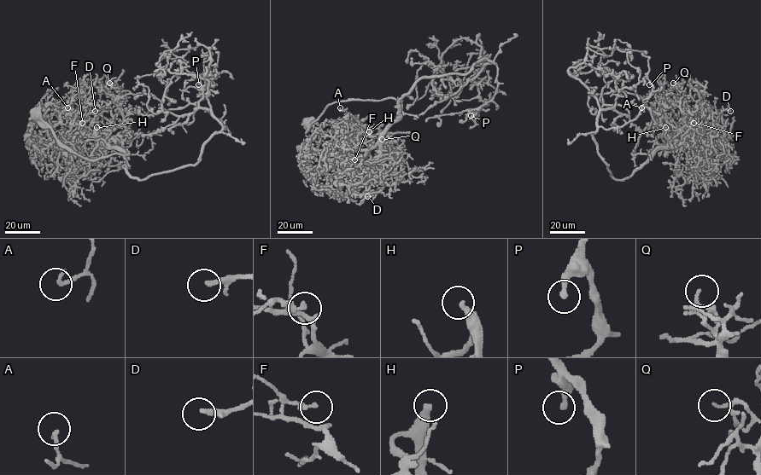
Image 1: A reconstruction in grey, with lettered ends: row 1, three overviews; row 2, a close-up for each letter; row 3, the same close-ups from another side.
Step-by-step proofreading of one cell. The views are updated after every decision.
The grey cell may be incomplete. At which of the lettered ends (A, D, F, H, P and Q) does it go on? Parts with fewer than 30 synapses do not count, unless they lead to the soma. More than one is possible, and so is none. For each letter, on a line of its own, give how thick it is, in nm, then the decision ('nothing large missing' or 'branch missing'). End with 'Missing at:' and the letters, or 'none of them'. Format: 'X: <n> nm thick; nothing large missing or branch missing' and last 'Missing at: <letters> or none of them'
A: 200 nm thick; nothing large missing
D: 170 nm thick; nothing large missing
F: 200 nm thick; nothing large missing
H: 340 nm thick; branch missing
P: 280 nm thick; nothing large missing
Q: 120 nm thick; nothing large missing
Missing at: H

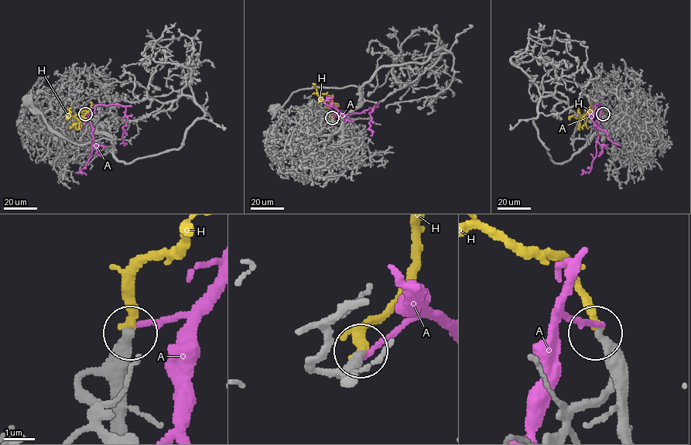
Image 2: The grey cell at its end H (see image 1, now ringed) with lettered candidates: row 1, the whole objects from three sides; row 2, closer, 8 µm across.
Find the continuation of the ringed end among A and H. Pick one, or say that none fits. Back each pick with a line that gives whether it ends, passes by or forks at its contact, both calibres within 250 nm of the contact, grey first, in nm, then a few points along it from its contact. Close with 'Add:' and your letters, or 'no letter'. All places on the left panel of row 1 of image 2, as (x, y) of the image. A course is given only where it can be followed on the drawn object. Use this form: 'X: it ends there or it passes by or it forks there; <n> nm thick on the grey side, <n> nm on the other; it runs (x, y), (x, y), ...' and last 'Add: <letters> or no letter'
H: it ends there; 360 nm thick on the grey side, 280 nm on the other; it runs (85, 114), (88, 108), (88, 111), (70, 118), (69, 115), (66, 120)
Add: H

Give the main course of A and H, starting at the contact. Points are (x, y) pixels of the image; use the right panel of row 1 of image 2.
A: (603, 113), (600, 104), (596, 104), (592, 121), (604, 130), (613, 142), (620, 145)
H: (603, 114), (600, 109), (594, 108), (578, 118), (572, 115), (569, 120)

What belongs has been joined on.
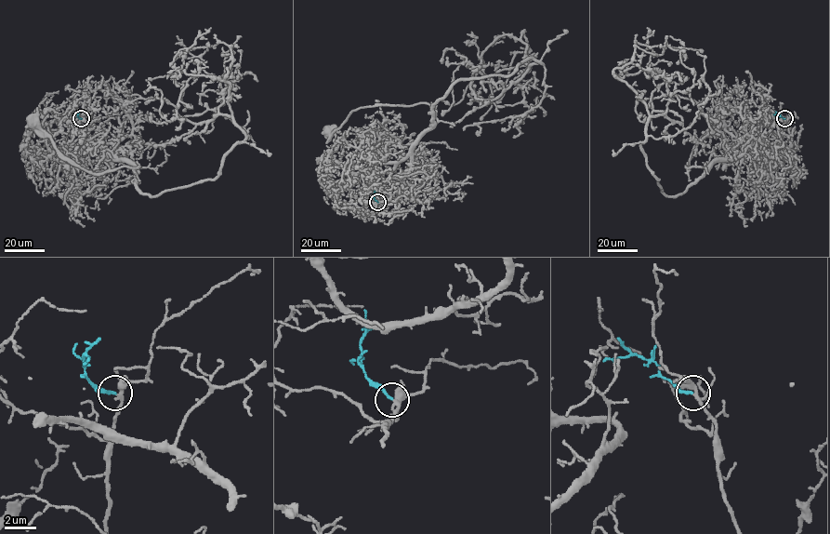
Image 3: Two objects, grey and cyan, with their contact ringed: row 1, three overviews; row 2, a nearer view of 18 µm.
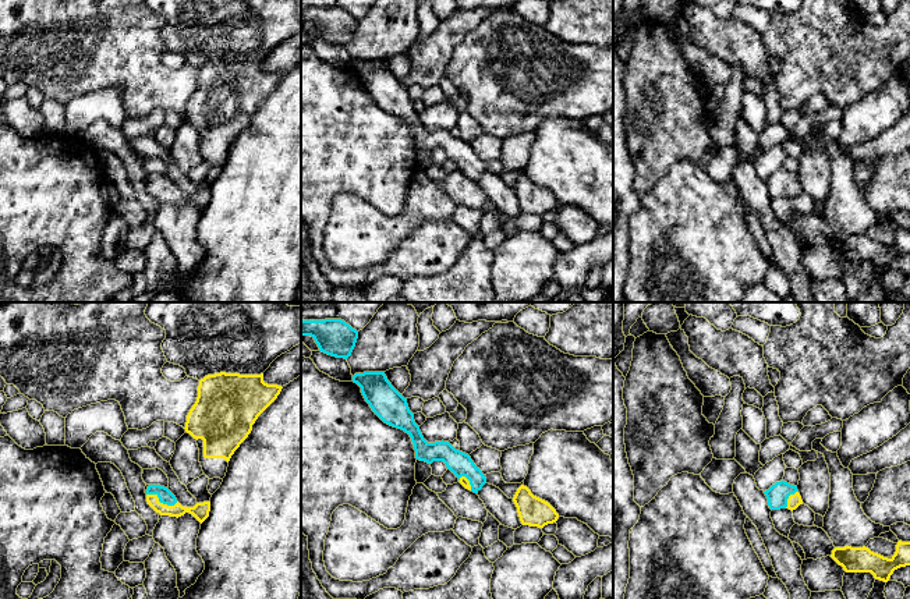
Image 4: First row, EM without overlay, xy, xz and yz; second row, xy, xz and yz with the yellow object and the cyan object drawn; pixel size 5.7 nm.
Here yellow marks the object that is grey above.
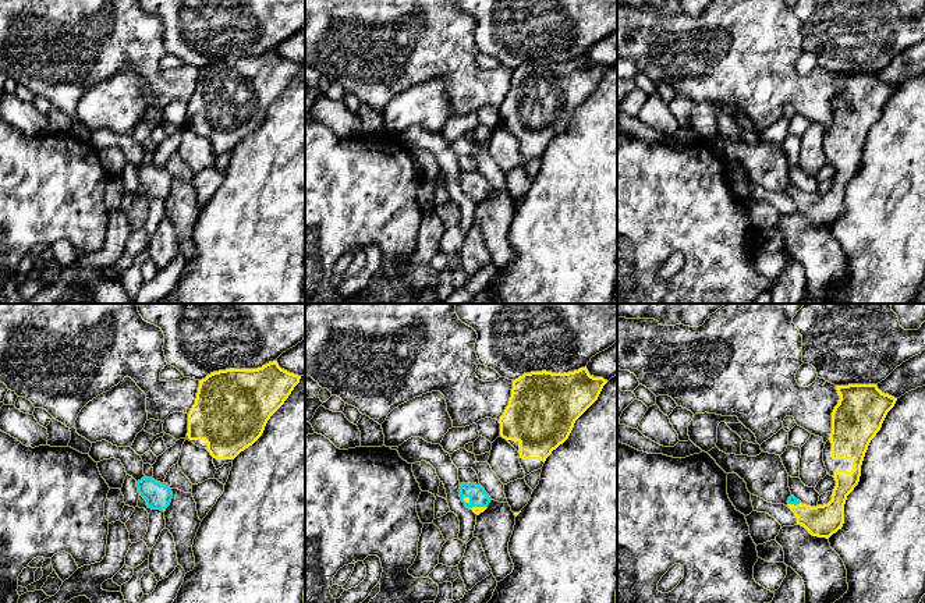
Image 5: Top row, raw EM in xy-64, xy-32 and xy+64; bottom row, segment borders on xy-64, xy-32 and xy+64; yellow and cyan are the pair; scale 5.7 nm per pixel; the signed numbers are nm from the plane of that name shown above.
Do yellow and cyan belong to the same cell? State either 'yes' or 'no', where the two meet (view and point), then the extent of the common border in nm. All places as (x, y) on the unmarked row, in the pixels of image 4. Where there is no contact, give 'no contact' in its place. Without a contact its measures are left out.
yes | xy (162, 191) | 190 nm

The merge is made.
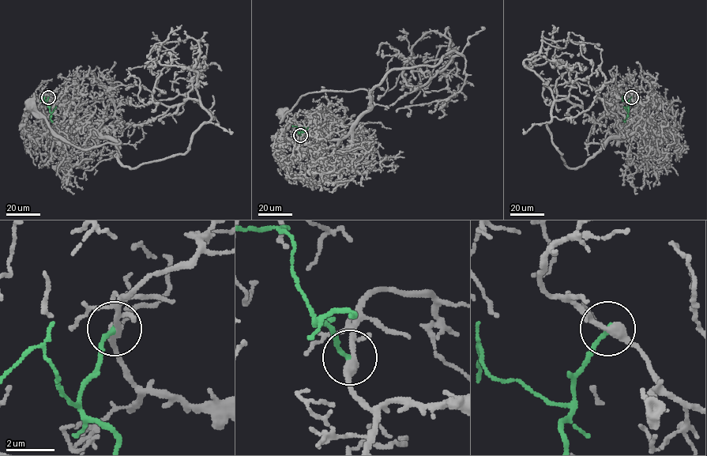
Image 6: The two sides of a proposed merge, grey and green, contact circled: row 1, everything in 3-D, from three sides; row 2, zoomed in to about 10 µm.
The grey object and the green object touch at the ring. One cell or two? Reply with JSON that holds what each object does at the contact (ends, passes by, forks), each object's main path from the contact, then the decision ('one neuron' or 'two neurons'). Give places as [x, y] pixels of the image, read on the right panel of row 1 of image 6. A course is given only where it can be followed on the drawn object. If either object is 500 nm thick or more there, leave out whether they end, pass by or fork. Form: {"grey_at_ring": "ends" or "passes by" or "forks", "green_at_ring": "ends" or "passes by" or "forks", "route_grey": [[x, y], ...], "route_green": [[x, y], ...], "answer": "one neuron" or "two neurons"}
{"grey_at_ring": "passes by", "green_at_ring": "ends", "route_grey": [[631, 96], [647, 107], [661, 107], [627, 135], [584, 143], [587, 148], [591, 129], [609, 104]], "route_green": [[631, 96], [627, 117], [625, 121], [622, 120]], "answer": "two neurons"}

